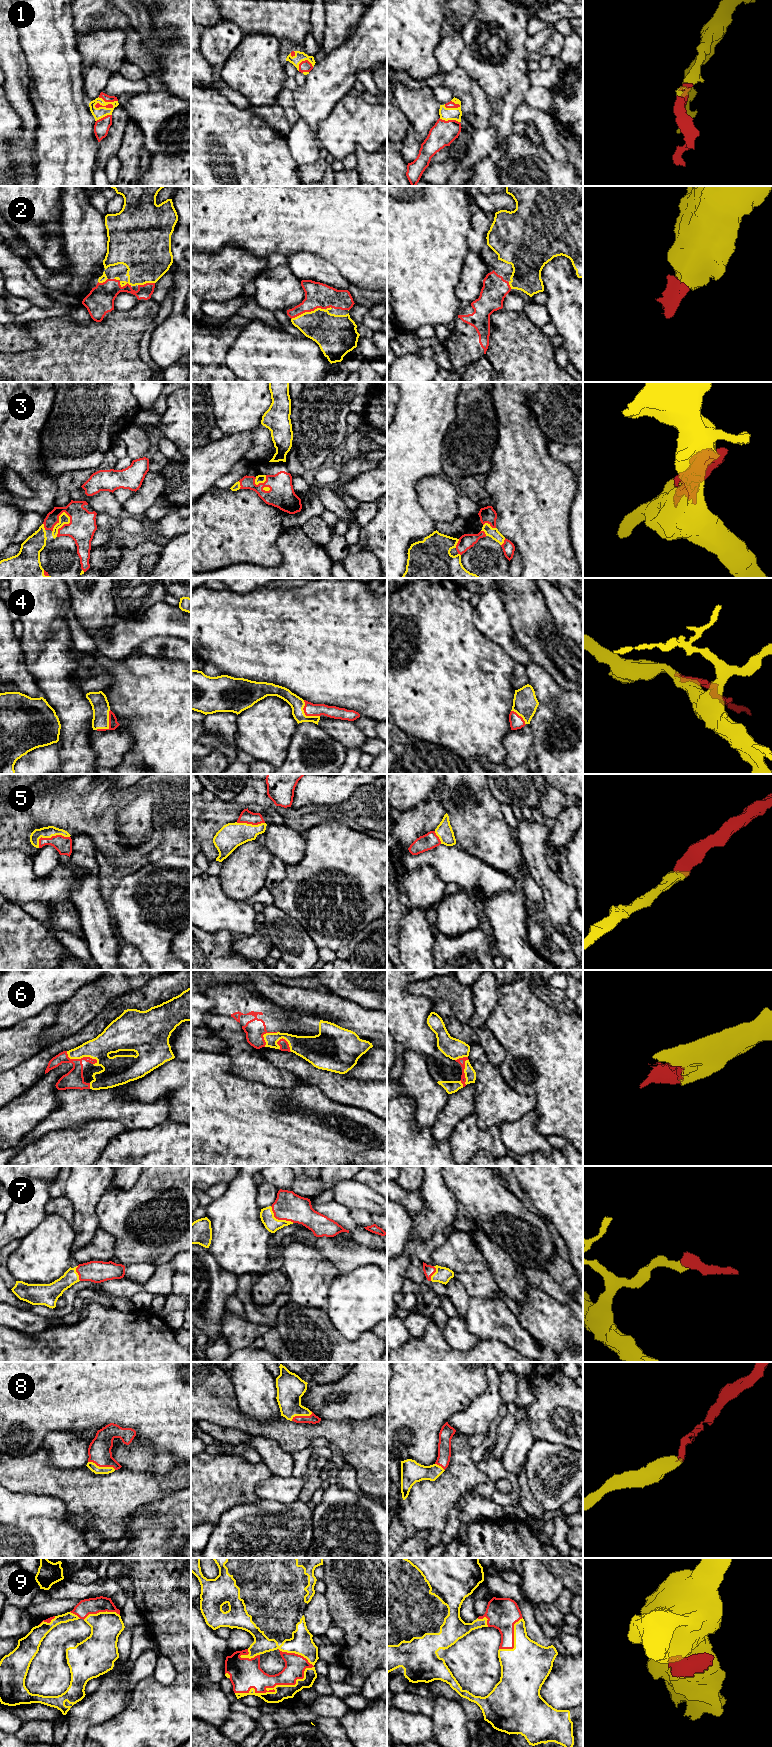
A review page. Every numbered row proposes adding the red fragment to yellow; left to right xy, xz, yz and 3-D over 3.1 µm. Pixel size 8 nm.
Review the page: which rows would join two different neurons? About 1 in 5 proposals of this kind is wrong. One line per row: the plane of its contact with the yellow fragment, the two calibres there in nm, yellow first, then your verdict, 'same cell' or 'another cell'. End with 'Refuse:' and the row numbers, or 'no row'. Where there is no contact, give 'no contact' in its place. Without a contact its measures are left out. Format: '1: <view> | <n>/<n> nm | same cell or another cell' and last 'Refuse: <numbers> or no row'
1: yz | 100/50 nm | same cell
2: xz | 300/200 nm | same cell
3: xy | 80/220 nm | same cell
4: xy | 140/80 nm | same cell
5: xy | 100/140 nm | same cell
6: xy | 190/150 nm | same cell
7: xz | 120/220 nm | same cell
8: xy | 70/190 nm | same cell
9: xz | 120/220 nm | same cell
Refuse: no row

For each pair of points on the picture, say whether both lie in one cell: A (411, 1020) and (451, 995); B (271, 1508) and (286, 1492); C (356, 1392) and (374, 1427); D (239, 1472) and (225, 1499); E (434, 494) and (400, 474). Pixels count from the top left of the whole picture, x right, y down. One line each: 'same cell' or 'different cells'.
A: different cells
B: different cells
C: different cells
D: same cell
E: different cells

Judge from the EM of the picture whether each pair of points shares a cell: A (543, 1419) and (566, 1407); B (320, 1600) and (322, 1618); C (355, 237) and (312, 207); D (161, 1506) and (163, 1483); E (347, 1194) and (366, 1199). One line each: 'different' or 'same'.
A: same
B: same
C: same
D: different
E: same

